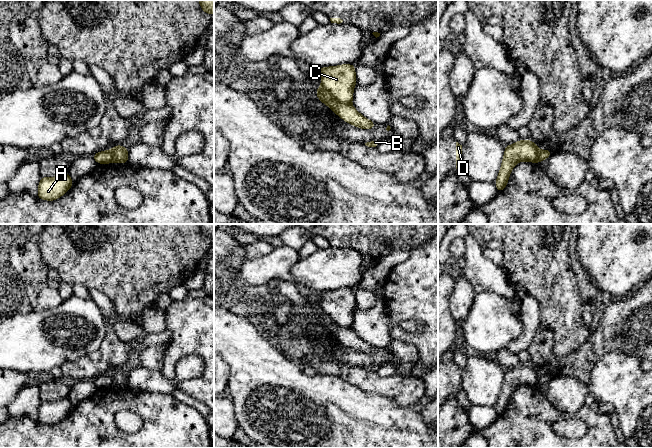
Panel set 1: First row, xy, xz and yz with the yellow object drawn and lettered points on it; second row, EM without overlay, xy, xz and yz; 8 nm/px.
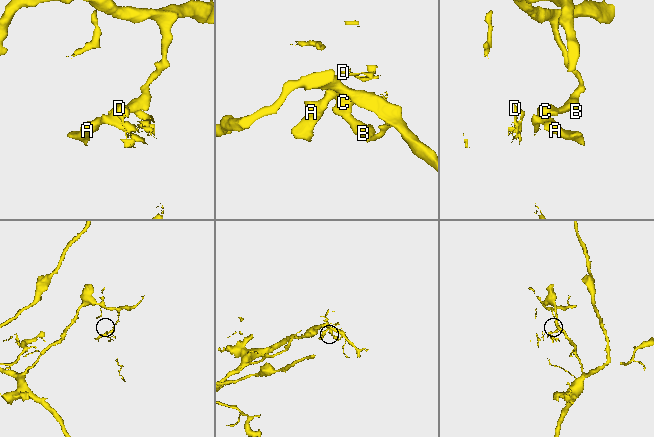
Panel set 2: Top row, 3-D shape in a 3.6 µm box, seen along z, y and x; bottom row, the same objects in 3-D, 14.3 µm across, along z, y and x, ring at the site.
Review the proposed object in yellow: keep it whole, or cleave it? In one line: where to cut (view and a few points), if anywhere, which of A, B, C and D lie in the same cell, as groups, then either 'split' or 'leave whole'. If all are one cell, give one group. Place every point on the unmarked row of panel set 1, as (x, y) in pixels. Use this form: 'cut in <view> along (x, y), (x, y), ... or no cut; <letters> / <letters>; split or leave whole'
cut in xz along (320, 311), (337, 324), (350, 328); A C D / B; split

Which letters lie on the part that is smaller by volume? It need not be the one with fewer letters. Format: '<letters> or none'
A, C, D

